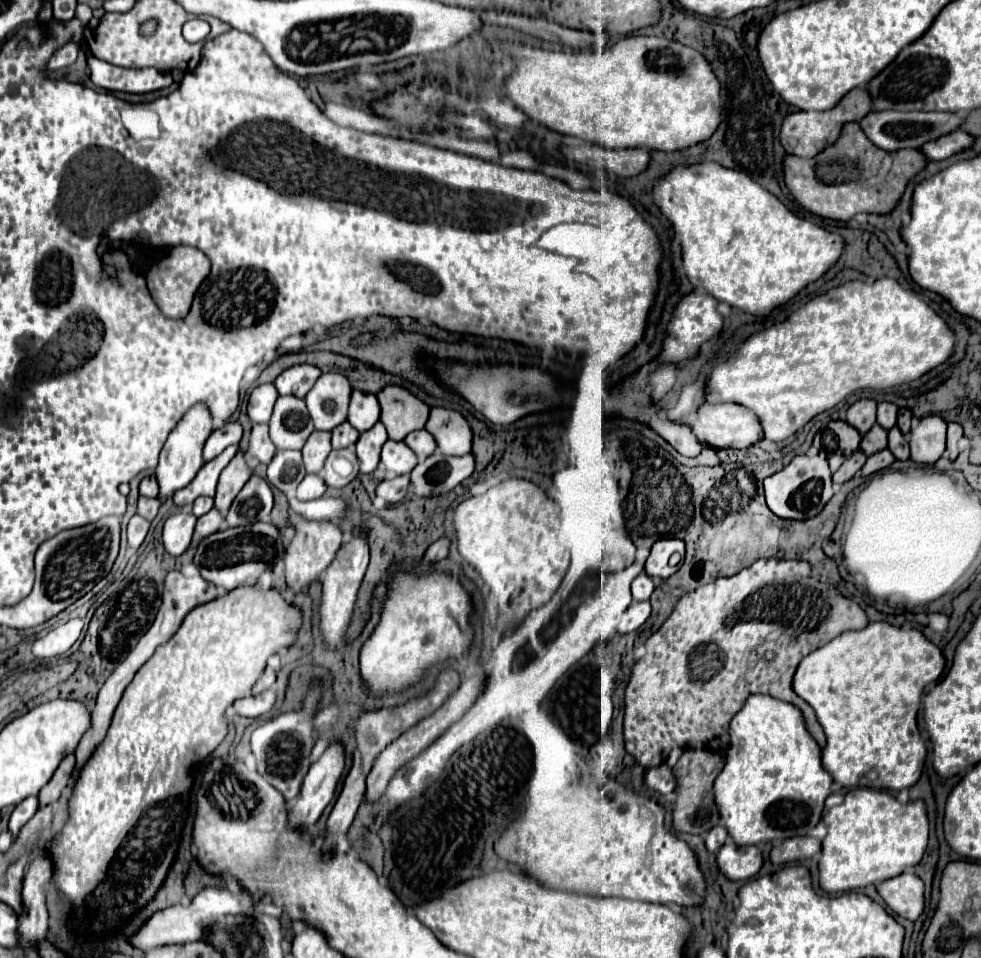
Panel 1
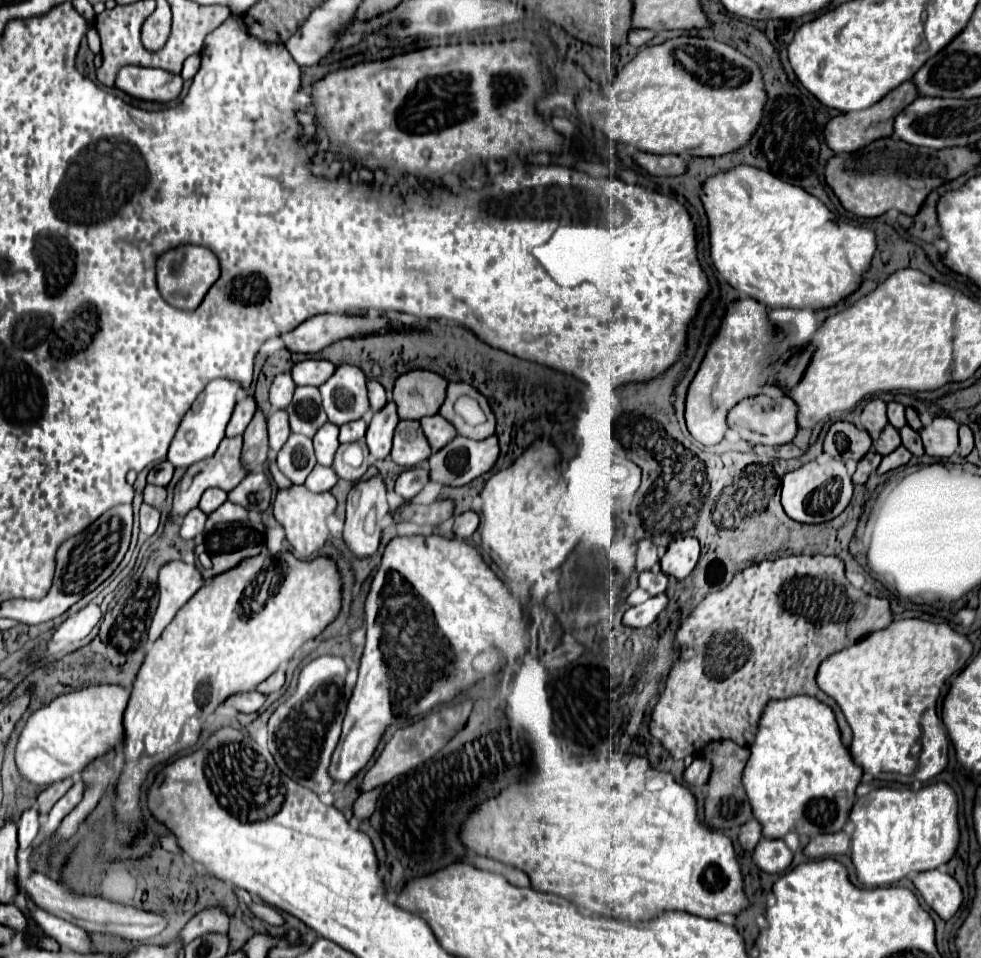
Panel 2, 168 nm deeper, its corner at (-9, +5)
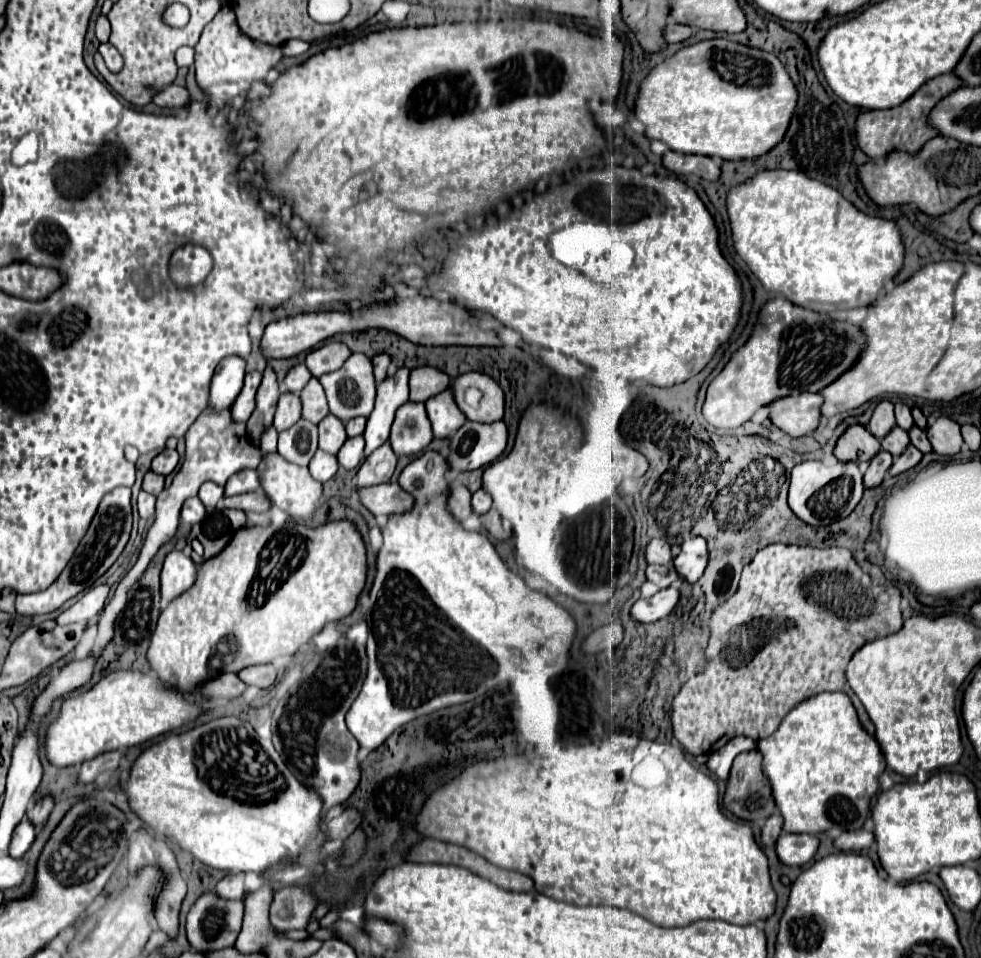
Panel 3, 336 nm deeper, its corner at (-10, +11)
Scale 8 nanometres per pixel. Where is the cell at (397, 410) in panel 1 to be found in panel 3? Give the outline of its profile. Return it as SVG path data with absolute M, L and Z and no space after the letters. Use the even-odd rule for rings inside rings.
M417 367L411 371L411 377L409 377L409 387L411 387L409 401L425 403L433 395L443 393L449 385L451 385L451 379L443 371L435 367Z

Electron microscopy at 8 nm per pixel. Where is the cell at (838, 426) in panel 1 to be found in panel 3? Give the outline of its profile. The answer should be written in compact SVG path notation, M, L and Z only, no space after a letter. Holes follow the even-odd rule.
M851 425L839 437L835 445L835 457L839 461L869 461L879 451L879 441L863 425Z

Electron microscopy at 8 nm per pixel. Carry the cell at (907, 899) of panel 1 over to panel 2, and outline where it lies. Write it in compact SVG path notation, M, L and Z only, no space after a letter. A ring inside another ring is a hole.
M924 871L914 879L916 889L922 893L924 901L942 917L950 919L962 905L964 895L960 883L944 871Z

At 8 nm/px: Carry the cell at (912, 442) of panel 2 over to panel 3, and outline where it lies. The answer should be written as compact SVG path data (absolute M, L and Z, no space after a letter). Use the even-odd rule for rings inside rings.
M915 425L909 429L909 439L911 439L911 443L921 451L921 453L929 453L931 451L931 443L929 443L929 439L927 439L927 435L925 435L925 431L923 429L917 429Z

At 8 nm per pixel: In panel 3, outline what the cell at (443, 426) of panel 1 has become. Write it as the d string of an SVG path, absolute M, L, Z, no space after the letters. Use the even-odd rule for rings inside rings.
M477 371L463 373L453 381L451 391L453 391L453 399L455 399L457 407L465 413L465 417L469 421L493 423L493 421L503 419L503 391L489 375L483 375ZM467 387L477 387L483 391L483 401L481 401L479 409L473 409L463 401L463 393Z

